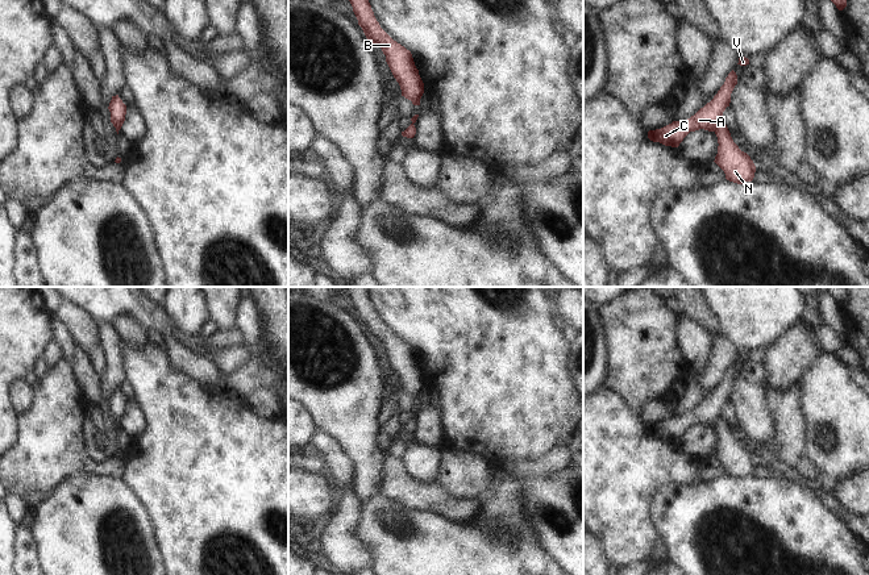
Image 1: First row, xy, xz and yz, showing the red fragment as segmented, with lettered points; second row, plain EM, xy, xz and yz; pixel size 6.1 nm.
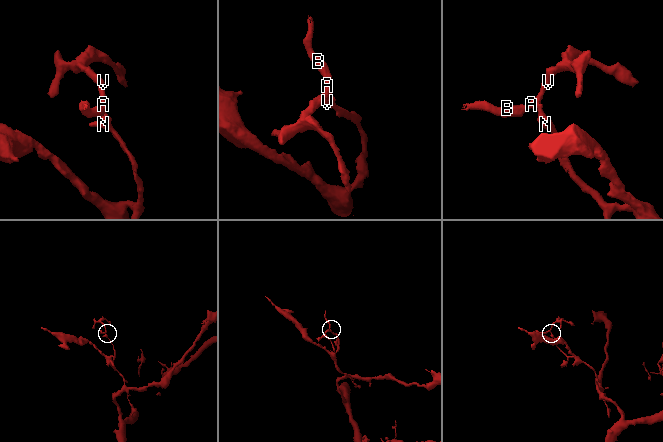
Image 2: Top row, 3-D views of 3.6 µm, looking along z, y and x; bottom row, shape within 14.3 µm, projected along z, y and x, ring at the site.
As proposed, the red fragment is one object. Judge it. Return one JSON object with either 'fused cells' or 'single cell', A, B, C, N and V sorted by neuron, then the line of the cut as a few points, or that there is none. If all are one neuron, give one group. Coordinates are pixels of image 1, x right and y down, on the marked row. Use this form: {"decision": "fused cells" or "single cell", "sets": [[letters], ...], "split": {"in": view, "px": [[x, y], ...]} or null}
{"decision": "fused cells", "sets": [["A", "B", "C", "V"], ["N"]], "split": {"in": "yz", "px": [[722, 121], [714, 130]]}}

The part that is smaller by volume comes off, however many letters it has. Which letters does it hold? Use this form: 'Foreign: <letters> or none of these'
Foreign: A, B, C, V

